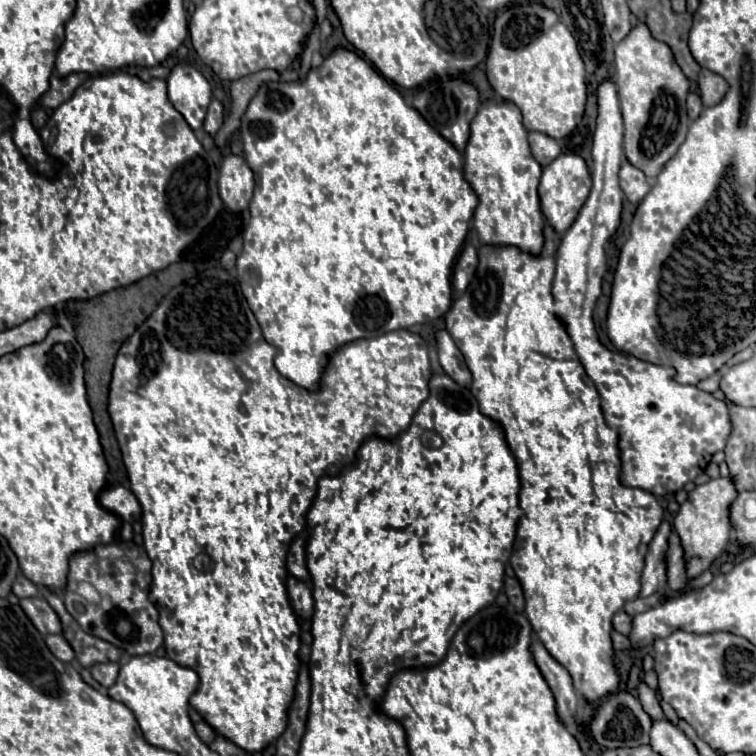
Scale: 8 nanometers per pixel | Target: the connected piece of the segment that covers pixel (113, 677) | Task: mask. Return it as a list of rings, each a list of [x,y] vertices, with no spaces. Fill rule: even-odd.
[[[103,663],[103,665],[93,665],[91,667],[91,675],[103,685],[103,687],[111,687],[117,681],[119,675],[119,663]]]

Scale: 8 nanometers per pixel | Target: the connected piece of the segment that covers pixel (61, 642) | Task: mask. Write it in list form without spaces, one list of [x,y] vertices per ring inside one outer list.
[[[47,635],[47,637],[45,637],[45,643],[47,643],[47,647],[51,649],[51,653],[53,653],[57,659],[61,659],[61,661],[65,661],[65,663],[73,661],[73,649],[71,649],[71,645],[65,641],[63,635]]]

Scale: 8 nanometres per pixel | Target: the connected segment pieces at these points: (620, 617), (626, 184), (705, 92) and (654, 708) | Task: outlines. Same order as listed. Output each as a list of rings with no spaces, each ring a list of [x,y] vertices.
[[[619,611],[615,617],[613,617],[613,629],[623,633],[623,635],[629,635],[631,633],[631,623],[633,623],[633,617],[627,615],[625,611]]]
[[[623,161],[623,165],[621,165],[619,183],[621,183],[621,189],[631,205],[637,205],[651,191],[649,181],[643,175],[643,171],[639,171],[637,167],[631,167],[627,161]]]
[[[701,69],[699,71],[697,83],[699,83],[701,101],[703,101],[705,107],[717,105],[719,99],[723,99],[723,95],[727,91],[727,81],[721,75],[715,75],[715,73],[707,71],[707,69]]]
[[[645,683],[639,685],[639,701],[641,701],[645,713],[647,713],[653,721],[661,721],[661,719],[663,719],[663,711],[661,711],[661,705],[659,705],[659,701],[657,701],[657,697],[655,697],[655,691],[649,689]]]

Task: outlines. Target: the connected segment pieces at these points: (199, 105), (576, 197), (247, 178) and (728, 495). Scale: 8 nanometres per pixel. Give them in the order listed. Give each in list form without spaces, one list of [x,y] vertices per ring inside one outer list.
[[[175,65],[167,79],[167,95],[189,127],[197,131],[211,101],[209,81],[191,65]]]
[[[559,155],[551,165],[543,169],[543,177],[539,183],[539,199],[541,199],[541,211],[547,219],[547,223],[555,229],[555,233],[563,233],[571,227],[577,213],[581,211],[587,195],[591,189],[591,175],[587,171],[585,161],[579,155]]]
[[[227,153],[219,169],[219,195],[225,207],[233,213],[245,211],[253,197],[253,187],[253,171],[247,165],[245,157]]]
[[[717,477],[705,485],[695,487],[689,493],[689,499],[681,505],[679,513],[675,515],[673,527],[683,545],[687,579],[695,579],[703,571],[711,569],[711,565],[725,553],[725,547],[733,533],[733,527],[729,523],[729,505],[735,497],[737,497],[737,491],[735,491],[735,485],[729,481],[729,477],[727,479]]]

